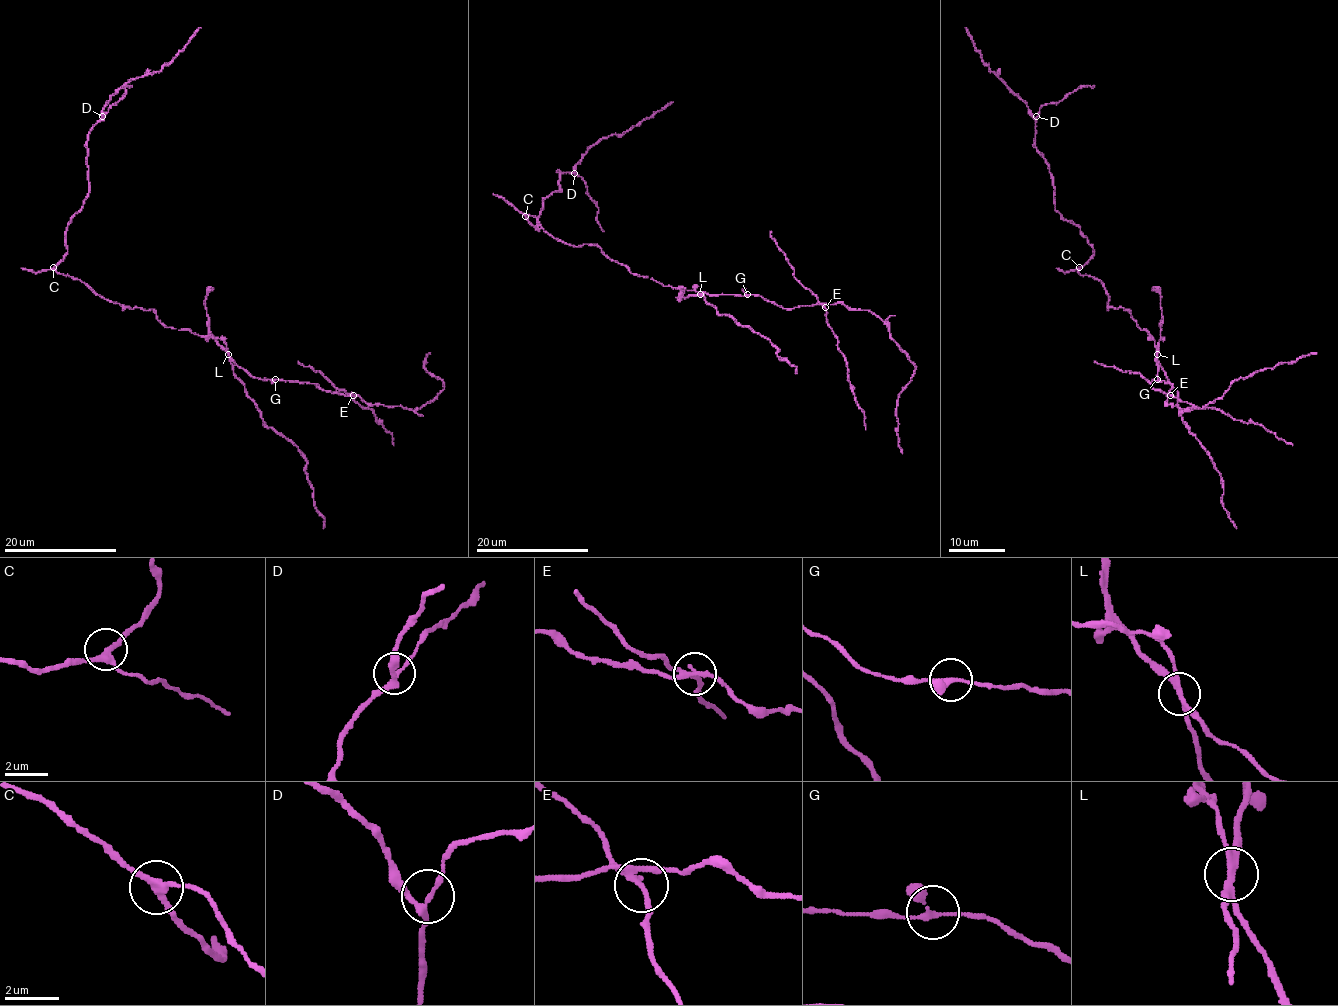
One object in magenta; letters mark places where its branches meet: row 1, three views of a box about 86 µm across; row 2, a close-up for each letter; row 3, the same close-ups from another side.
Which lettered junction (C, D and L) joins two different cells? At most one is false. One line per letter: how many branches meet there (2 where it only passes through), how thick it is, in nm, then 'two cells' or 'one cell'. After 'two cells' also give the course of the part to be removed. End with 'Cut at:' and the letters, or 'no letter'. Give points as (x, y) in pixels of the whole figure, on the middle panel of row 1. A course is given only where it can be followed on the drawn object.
C: 3 branches meet; 240 nm thick; one cell
D: 3 branches meet; 200 nm thick; one cell
L: 3 branches meet; 220 nm thick; two cells; foreign part runs (700, 294), (761, 296), (788, 308), (843, 303), (870, 310), (916, 366), (896, 404), (898, 446), (902, 453)
Cut at: L

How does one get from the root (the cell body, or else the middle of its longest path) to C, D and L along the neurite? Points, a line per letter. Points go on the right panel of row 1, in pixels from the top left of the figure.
C: (1128, 309), (1110, 307), (1107, 303), (1110, 298), (1103, 283), (1093, 276), (1079, 274), (1079, 267)
D: (1128, 309), (1110, 307), (1103, 283), (1079, 274), (1093, 247), (1055, 209), (1053, 177), (1035, 146), (1036, 116)
L: (1128, 309), (1136, 324), (1153, 338), (1157, 354)

